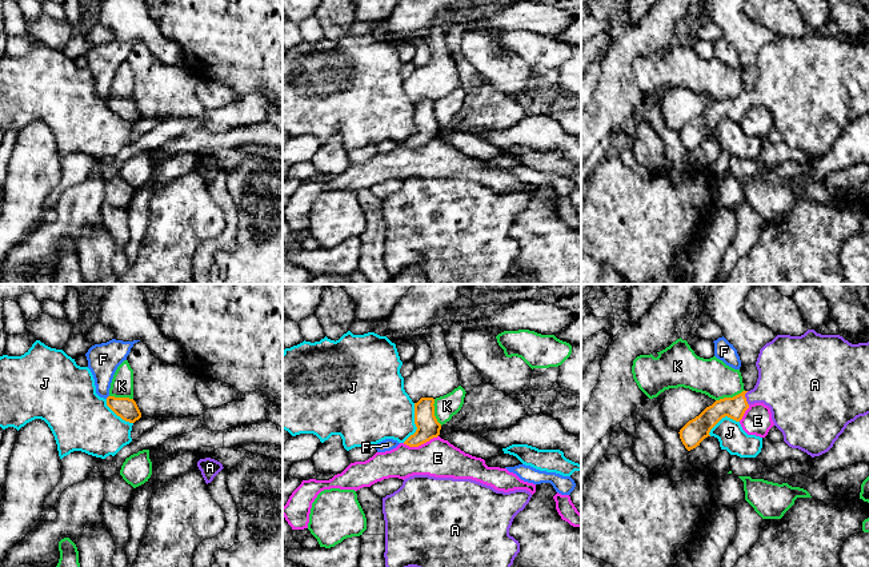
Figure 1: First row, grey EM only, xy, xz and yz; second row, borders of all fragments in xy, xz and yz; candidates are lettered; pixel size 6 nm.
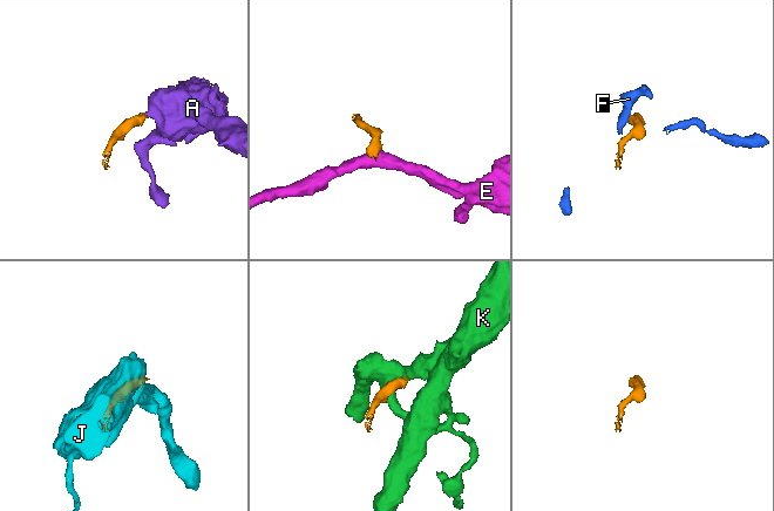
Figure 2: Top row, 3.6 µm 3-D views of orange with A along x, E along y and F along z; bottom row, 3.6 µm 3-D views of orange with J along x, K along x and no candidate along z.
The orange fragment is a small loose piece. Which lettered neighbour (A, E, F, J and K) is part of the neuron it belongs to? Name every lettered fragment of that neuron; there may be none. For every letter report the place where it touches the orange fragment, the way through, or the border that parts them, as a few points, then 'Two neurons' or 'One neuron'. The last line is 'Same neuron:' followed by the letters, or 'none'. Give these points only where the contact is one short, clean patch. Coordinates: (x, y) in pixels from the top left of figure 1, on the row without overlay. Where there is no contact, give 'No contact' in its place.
A: Touches orange at yz (745, 99). Path across: yz (735, 108), (745, 99), (784, 86). One neuron
E: Touches orange at xz (420, 146). Boundary: xz (437, 136), (417, 147), (403, 144). Two neurons
F: No contact. Two neurons
J: Touches orange at xz (415, 124). Two neurons
K: Touches orange at yz (729, 99). Boundary: yz (744, 91), (716, 102). Two neurons
Same neuron: A

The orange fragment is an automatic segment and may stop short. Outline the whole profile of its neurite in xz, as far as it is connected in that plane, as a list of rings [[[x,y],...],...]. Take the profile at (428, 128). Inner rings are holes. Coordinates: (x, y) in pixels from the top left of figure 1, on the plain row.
[[[421,99],[417,104],[415,104],[415,125],[417,131],[404,143],[404,145],[409,148],[419,148],[440,136],[441,125],[434,117],[433,105],[433,99]]]

